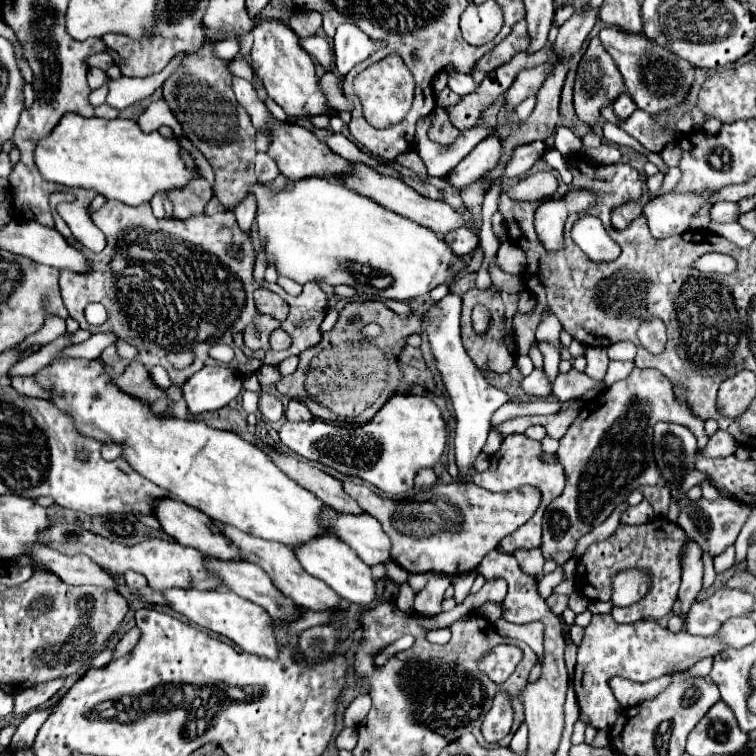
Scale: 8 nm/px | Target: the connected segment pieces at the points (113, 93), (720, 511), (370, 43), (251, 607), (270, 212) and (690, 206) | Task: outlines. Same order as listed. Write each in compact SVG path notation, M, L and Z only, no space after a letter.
M166 67L162 73L142 77L142 79L120 77L116 81L108 81L108 99L106 99L106 103L116 107L116 109L126 109L126 107L130 107L130 105L134 105L142 99L148 99L156 93L156 89L162 87L164 79L170 73L172 71Z
M672 491L672 499L676 499L678 507L680 507L680 513L678 513L678 525L682 527L682 531L688 535L690 541L694 541L702 553L708 553L710 557L718 557L726 547L730 547L738 533L740 533L740 527L744 525L746 517L750 515L750 507L740 503L740 501L734 501L730 497L726 499L698 499L698 501L690 501L686 497L684 491Z
M344 23L336 29L334 35L334 63L336 71L346 77L348 71L368 59L382 47L380 41L370 39L364 31L356 29L352 23Z
M172 589L172 591L164 591L164 595L166 595L166 599L168 599L168 603L174 611L184 615L188 621L196 623L198 627L228 637L230 641L234 641L238 647L242 647L244 651L248 651L252 655L264 655L264 657L270 657L270 659L274 659L278 655L274 621L256 603L242 599L232 591L198 591L198 589L182 591L182 589Z
M306 179L296 181L290 191L272 191L262 183L254 183L250 191L258 199L258 233L266 245L266 255L276 263L280 275L294 279L304 285L306 281L326 283L326 285L350 285L360 293L408 301L418 295L430 293L438 285L454 283L460 273L466 269L468 261L458 257L450 245L436 237L434 231L422 227L406 217L400 217L394 211L378 205L376 201L328 179Z
M664 195L664 197L654 197L644 209L642 215L648 221L648 229L654 237L664 239L664 237L672 237L672 235L680 235L684 231L688 231L688 223L690 217L700 209L700 205L708 199L708 195L704 195L704 199L696 199L696 195Z

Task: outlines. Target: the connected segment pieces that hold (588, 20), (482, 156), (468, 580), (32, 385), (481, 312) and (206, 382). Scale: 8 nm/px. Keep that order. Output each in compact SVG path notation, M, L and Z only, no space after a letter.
M592 9L586 13L576 13L560 27L558 39L552 45L558 57L560 55L572 57L580 49L580 45L584 43L584 39L588 37L588 33L592 31L592 27L596 23L596 15L598 15L598 9Z
M494 133L488 139L484 139L480 145L476 145L474 151L470 151L444 177L444 181L450 183L452 187L460 189L460 187L466 187L468 183L474 183L476 179L480 179L480 175L484 175L484 171L490 171L492 167L496 167L498 159L500 159L500 149L502 149L500 143L502 143L500 133Z
M476 571L456 575L456 601L464 601L464 597L470 593L470 587L472 587L474 579L476 579Z
M16 377L16 379L12 379L12 387L14 387L18 393L22 393L22 395L42 397L42 399L46 399L46 401L50 401L50 395L52 395L48 389L38 387L38 383L36 383L34 377Z
M476 305L472 309L472 327L474 327L474 331L478 335L482 335L482 333L488 331L488 325L490 325L490 311L488 311L488 307Z
M204 367L198 373L194 373L182 387L182 397L186 399L188 411L192 415L204 413L204 411L216 411L226 407L232 399L236 399L242 391L240 377L224 367Z

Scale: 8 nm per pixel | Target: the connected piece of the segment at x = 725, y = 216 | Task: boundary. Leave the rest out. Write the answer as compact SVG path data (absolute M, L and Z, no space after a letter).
M718 203L712 207L710 217L712 221L718 221L718 223L734 223L740 217L738 203Z

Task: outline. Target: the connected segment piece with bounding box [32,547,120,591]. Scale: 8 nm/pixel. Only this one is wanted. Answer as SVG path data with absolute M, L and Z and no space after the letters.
M40 547L32 561L44 563L54 575L58 575L68 585L98 585L106 587L108 591L120 591L114 575L108 575L106 569L98 567L86 555L64 555L50 547Z

